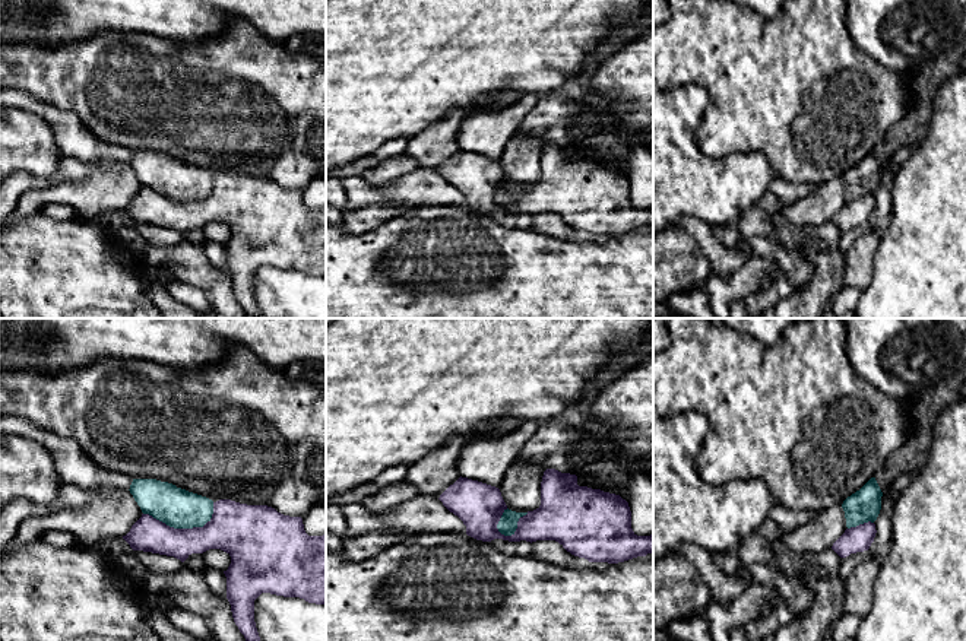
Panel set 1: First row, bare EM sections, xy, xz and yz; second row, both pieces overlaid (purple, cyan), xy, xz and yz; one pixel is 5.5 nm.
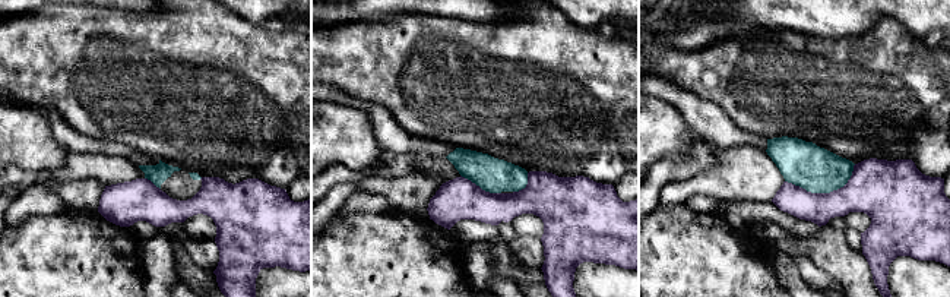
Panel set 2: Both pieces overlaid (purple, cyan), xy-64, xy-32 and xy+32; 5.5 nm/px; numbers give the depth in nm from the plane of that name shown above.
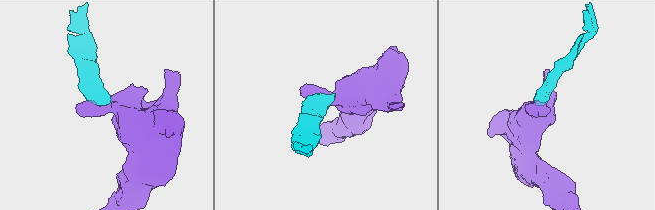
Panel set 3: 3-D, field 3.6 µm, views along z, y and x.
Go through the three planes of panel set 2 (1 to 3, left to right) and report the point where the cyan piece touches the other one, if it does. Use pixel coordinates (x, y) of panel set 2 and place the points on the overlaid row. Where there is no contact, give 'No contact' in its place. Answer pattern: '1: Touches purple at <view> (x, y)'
1: Touches purple at xy-64 (151, 182)
2: Touches purple at xy-32 (480, 188)
3: Touches purple at xy+32 (825, 193)

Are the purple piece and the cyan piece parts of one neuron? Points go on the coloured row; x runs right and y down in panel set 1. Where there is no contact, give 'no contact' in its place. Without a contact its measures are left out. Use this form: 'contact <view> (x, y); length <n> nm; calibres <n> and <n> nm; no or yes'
contact xy (184, 529); length 400 nm; calibres 240 and 220 nm; no

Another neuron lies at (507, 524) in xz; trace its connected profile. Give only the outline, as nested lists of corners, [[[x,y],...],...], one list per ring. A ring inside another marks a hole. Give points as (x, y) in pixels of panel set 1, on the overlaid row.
[[[516,461],[507,470],[498,488],[507,505],[497,524],[501,534],[514,534],[519,518],[539,508],[542,476],[544,469],[539,464]]]

